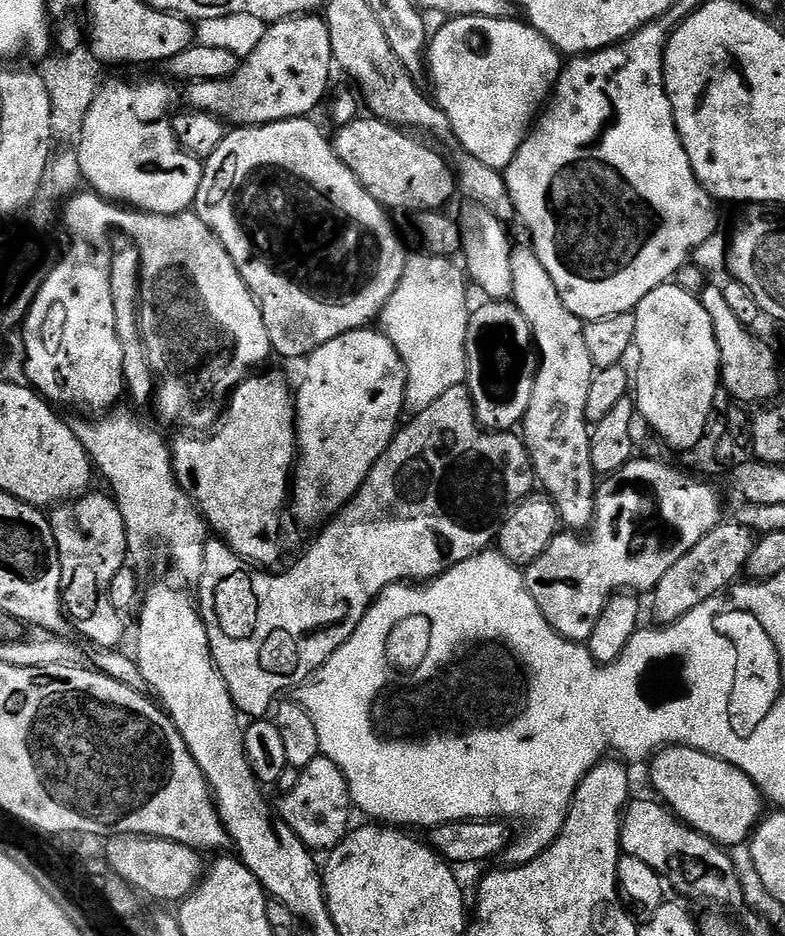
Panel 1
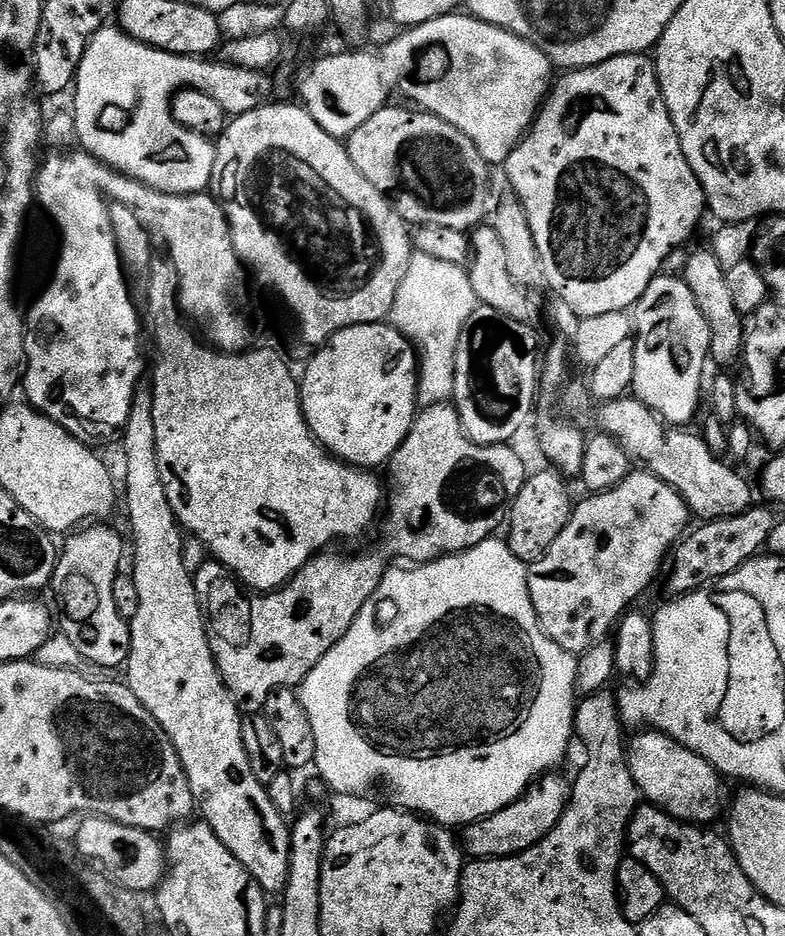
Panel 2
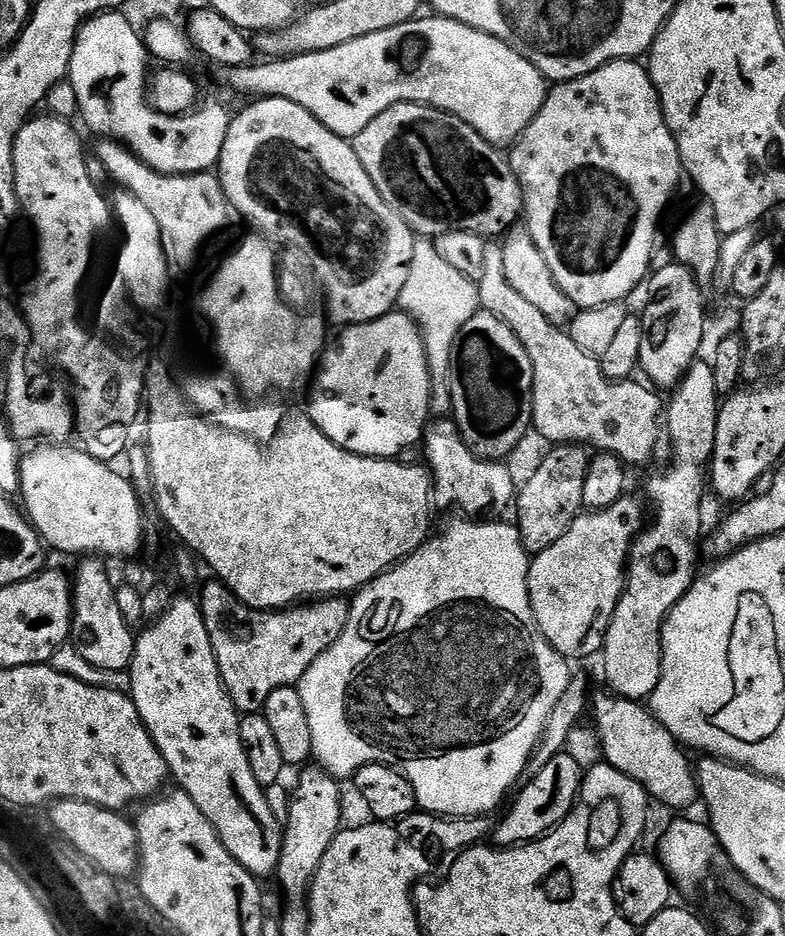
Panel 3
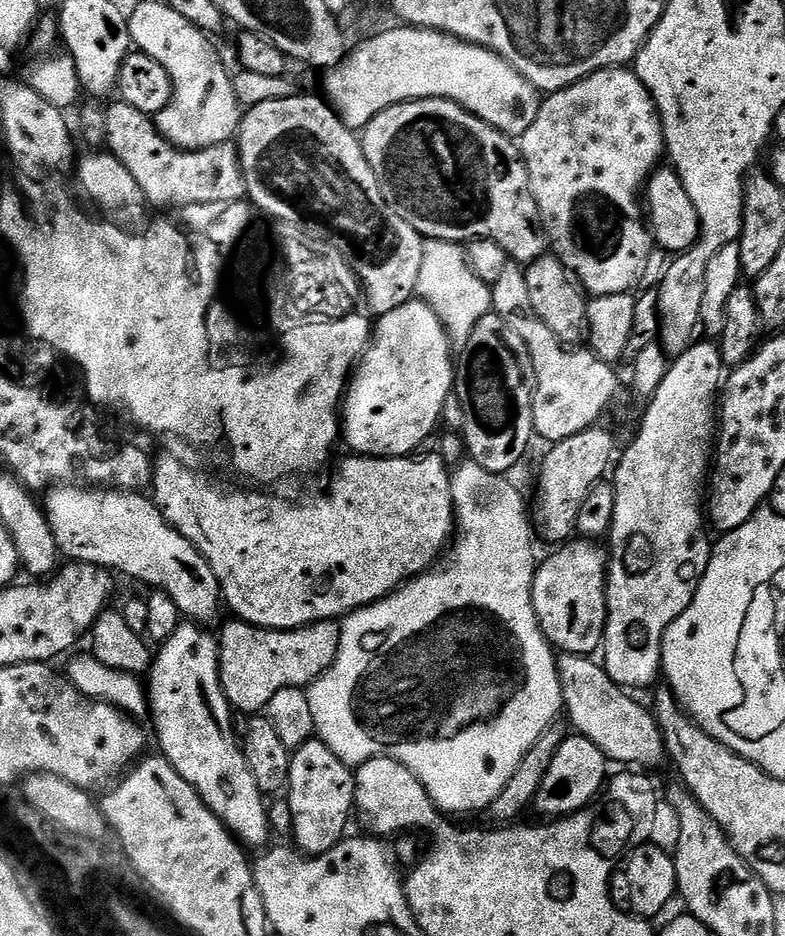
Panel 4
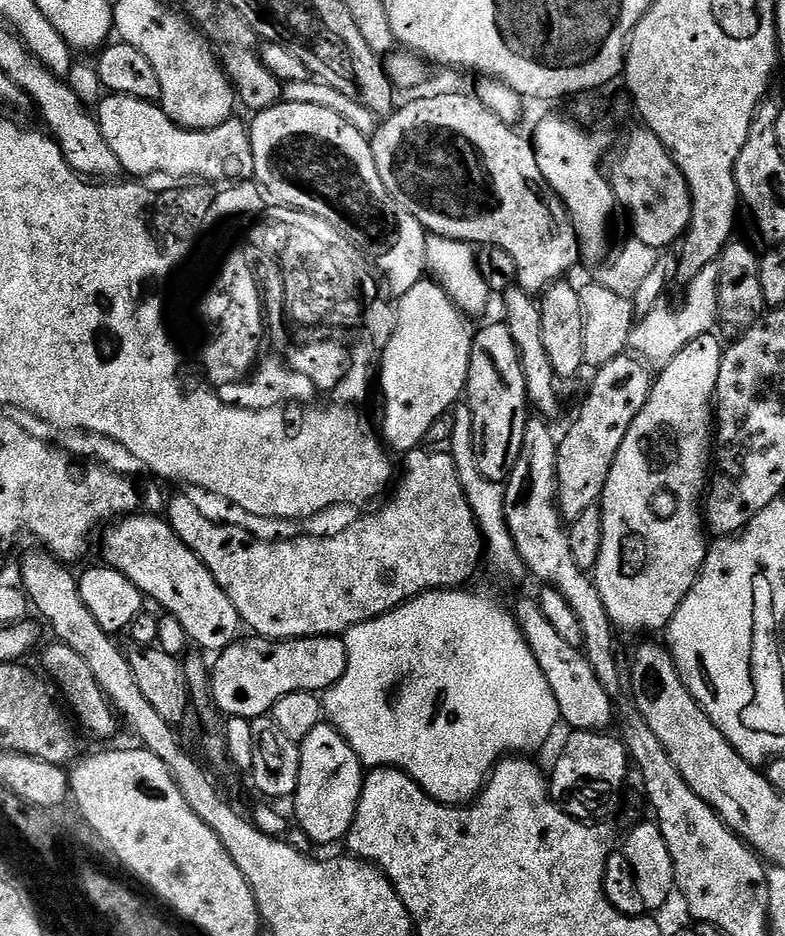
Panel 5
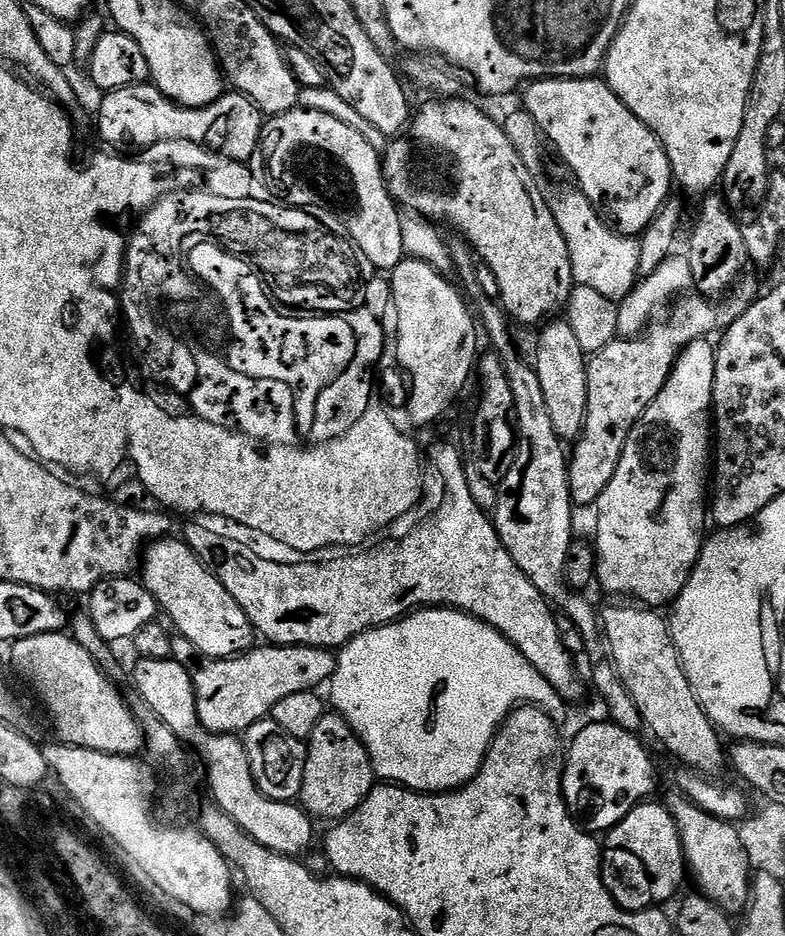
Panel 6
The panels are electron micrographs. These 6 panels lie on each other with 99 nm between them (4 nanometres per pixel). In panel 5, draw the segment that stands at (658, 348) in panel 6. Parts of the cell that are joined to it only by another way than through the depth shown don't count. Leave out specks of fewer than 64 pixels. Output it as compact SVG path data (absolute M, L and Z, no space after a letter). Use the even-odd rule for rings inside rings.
M632 354L599 365L595 372L580 417L569 426L564 437L559 437L556 445L556 499L560 515L568 522L576 520L590 506L601 503L618 446L622 446L626 430L630 430L642 406L646 406L654 379L653 373Z

